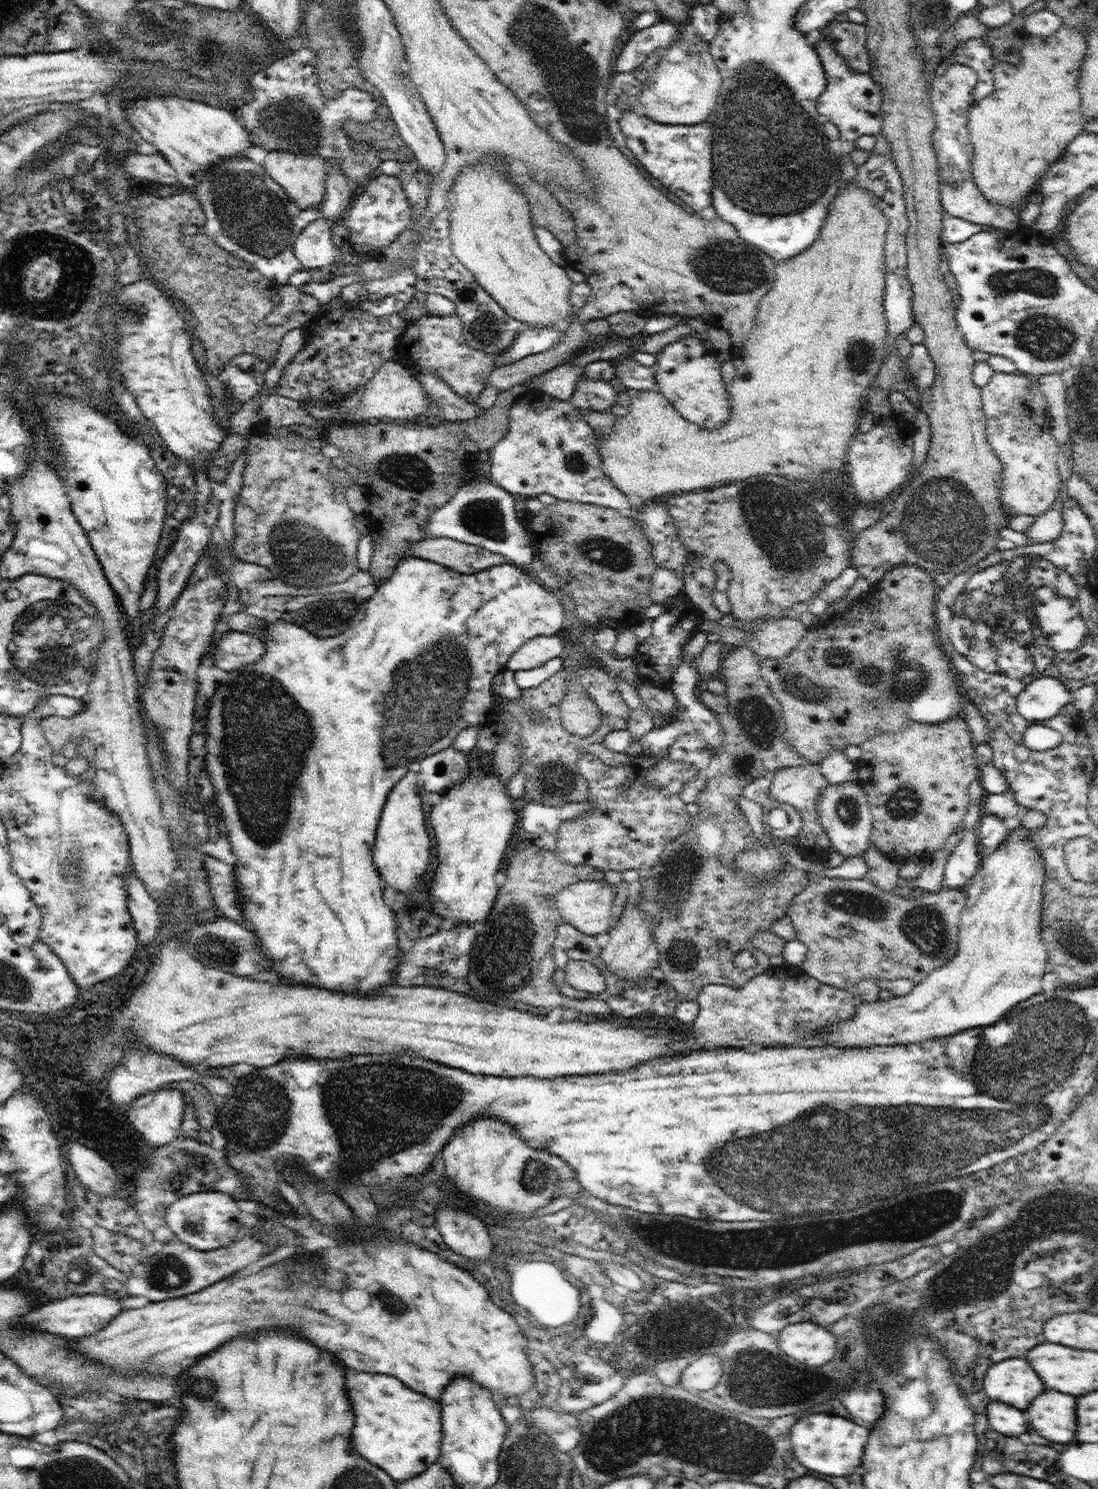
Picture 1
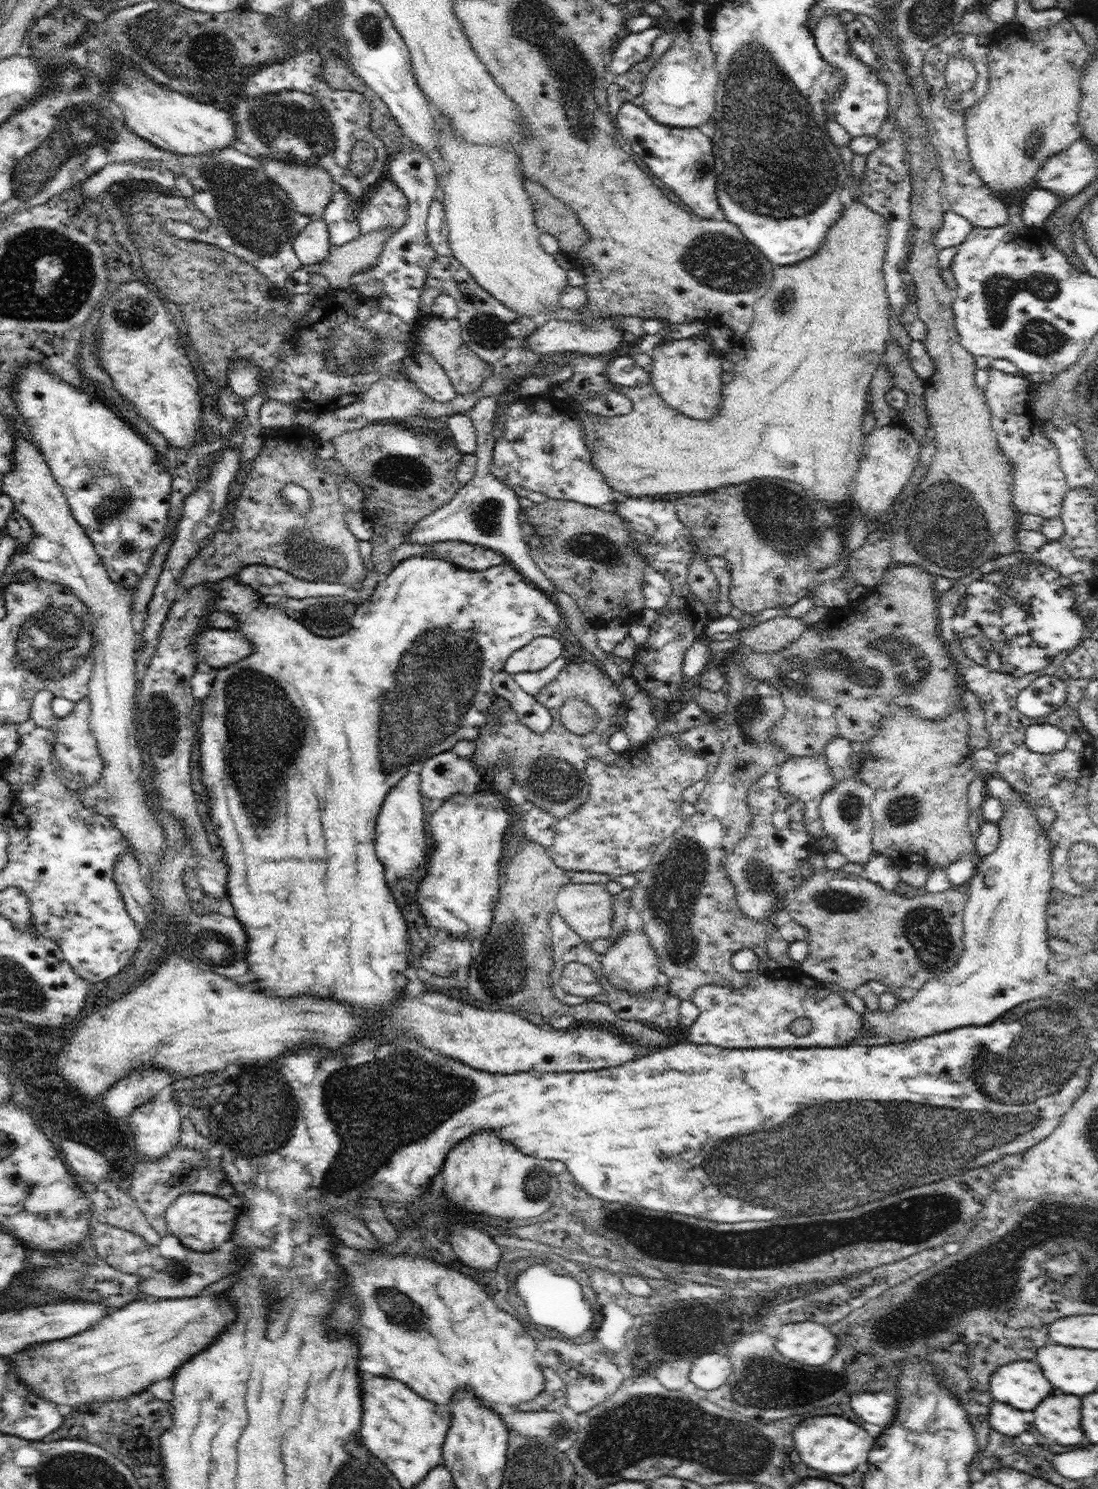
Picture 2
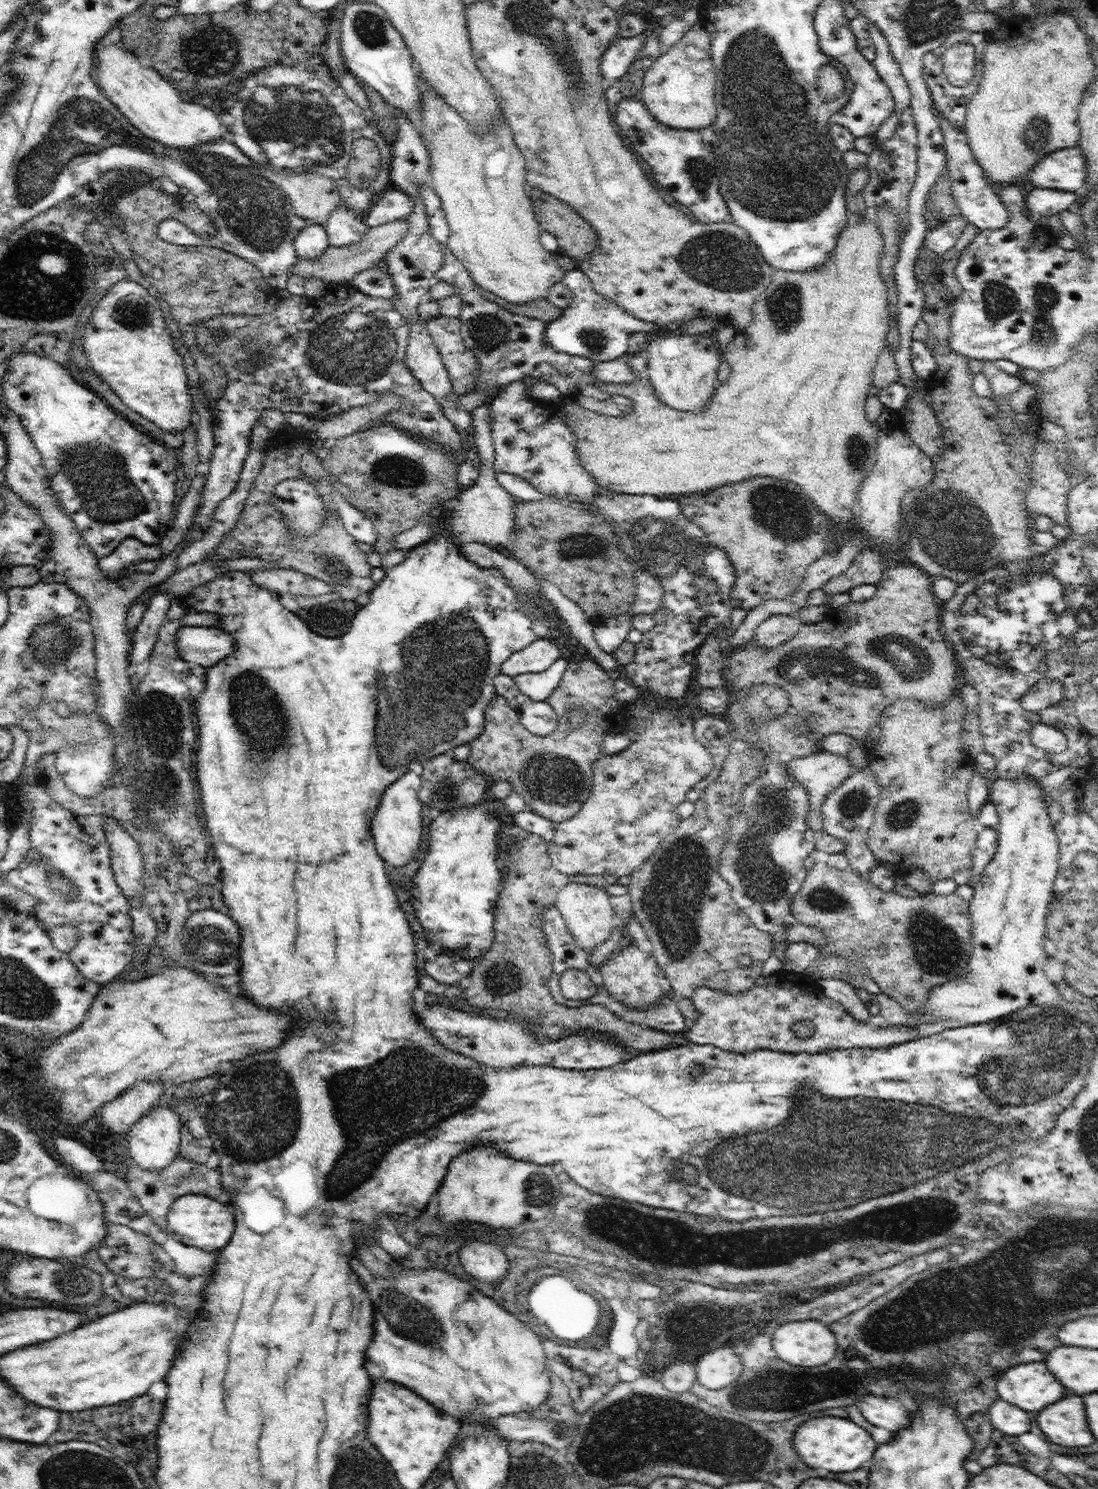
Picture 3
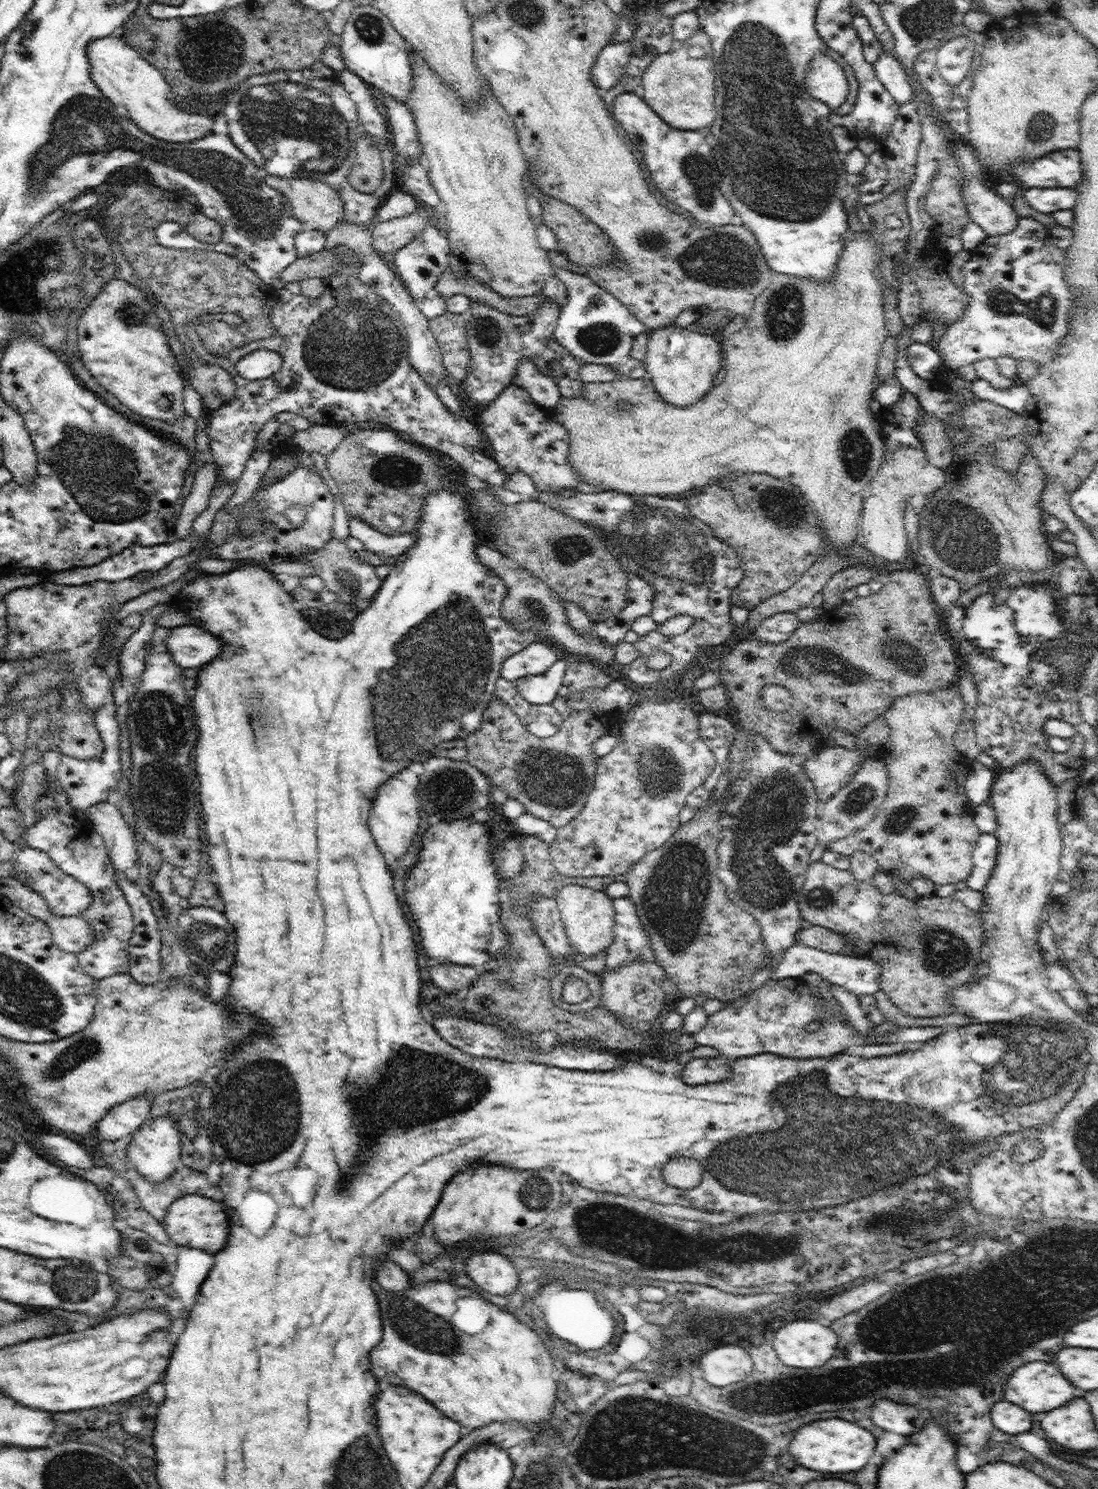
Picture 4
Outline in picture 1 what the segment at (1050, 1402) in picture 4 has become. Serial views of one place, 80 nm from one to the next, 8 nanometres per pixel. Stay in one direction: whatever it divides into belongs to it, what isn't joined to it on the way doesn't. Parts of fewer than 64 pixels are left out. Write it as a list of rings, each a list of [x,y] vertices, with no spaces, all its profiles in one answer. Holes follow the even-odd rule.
[[[1010,1358],[986,1371],[983,1388],[991,1401],[1006,1402],[1018,1410],[1026,1410],[1044,1390],[1044,1384],[1024,1358]]]

